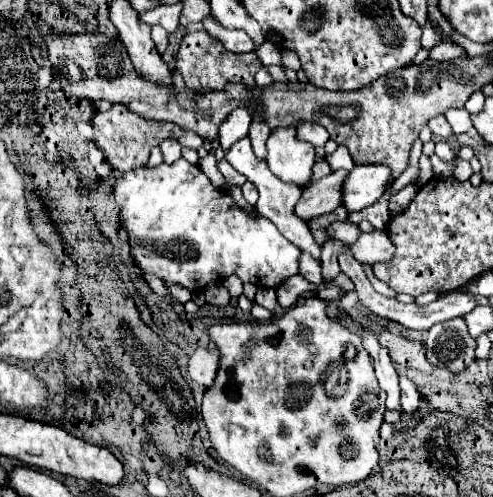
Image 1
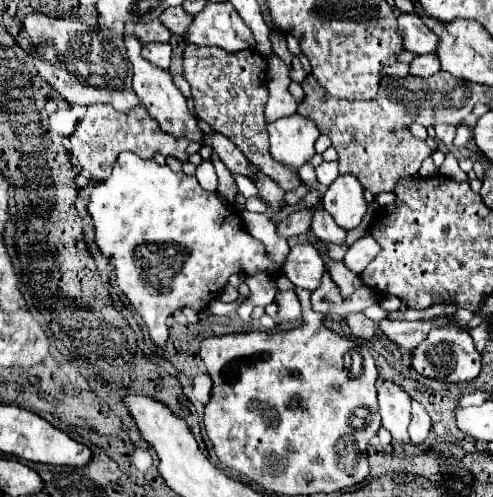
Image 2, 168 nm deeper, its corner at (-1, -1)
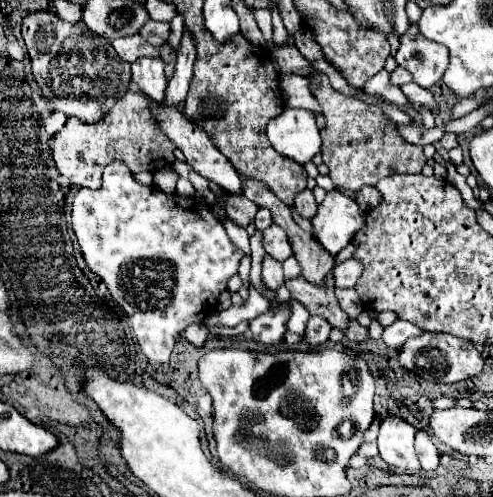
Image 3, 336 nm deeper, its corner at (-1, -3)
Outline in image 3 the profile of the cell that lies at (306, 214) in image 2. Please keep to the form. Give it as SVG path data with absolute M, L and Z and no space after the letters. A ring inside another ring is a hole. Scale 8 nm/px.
M270 225L264 231L262 247L264 247L264 251L272 259L276 259L280 263L284 263L288 257L292 257L292 249L290 249L290 243L288 243L288 235L278 225Z

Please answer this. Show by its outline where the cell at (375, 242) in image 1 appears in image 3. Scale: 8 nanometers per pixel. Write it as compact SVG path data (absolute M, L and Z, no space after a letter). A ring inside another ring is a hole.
M348 259L338 267L334 267L334 287L350 289L356 285L360 275L362 275L362 265L356 259Z

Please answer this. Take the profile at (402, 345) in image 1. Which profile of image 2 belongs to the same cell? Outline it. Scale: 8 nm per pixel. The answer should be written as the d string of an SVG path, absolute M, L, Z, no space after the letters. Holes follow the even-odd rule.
M350 313L346 317L346 321L348 321L350 331L356 337L362 337L362 339L374 339L376 337L376 325L368 317L364 317L362 313Z

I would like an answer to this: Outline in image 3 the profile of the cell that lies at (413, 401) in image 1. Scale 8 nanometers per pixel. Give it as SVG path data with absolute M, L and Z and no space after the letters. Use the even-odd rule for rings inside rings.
M416 431L416 453L424 471L434 471L440 465L440 455L426 431Z

